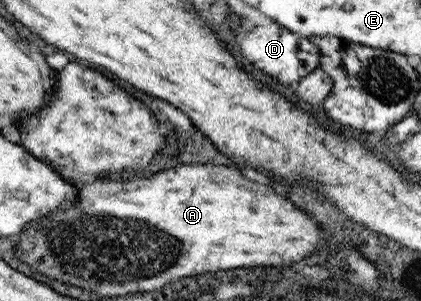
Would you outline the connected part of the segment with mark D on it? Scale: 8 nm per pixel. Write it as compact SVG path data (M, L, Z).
M273 22L247 30L245 34L241 34L239 42L239 56L243 56L243 60L251 64L253 70L267 76L269 82L277 86L281 84L283 88L294 87L304 74L317 67L319 55L318 48L307 38L295 36L284 26Z

